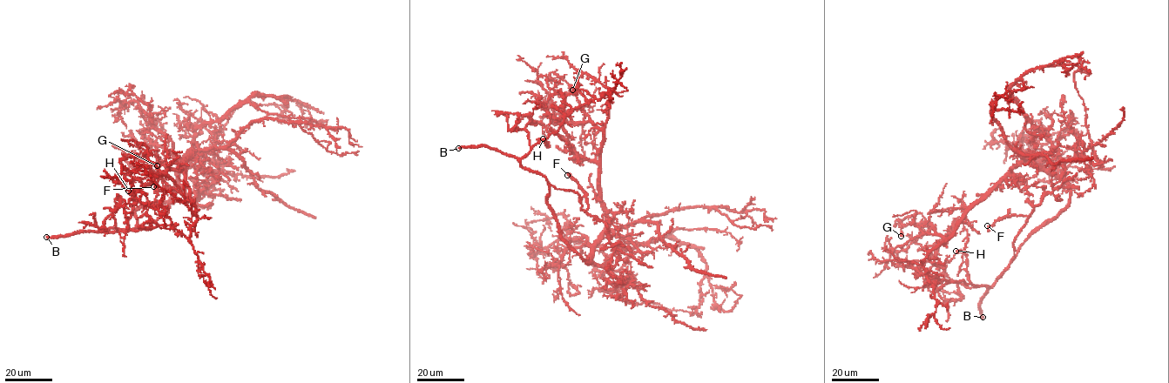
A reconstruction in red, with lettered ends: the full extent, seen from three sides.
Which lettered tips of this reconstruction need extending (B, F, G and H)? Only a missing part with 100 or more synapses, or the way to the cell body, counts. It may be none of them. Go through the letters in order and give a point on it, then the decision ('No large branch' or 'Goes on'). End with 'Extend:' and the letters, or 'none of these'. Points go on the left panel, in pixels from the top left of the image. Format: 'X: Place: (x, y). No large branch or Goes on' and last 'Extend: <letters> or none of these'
B: Place: (46, 237). Goes on
F: Place: (153, 186). No large branch
G: Place: (157, 165). No large branch
H: Place: (128, 191). No large branch
Extend: B

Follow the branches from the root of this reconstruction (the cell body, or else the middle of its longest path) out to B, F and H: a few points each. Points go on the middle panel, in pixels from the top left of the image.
B: (590, 256), (586, 263), (562, 237), (547, 201), (549, 183), (543, 176), (487, 146), (458, 148)
F: (590, 256), (586, 263), (562, 237), (547, 201), (550, 184), (573, 191), (586, 212), (586, 192), (567, 175)
H: (590, 256), (586, 263), (562, 237), (547, 201), (545, 178), (521, 165), (541, 139), (547, 146), (543, 138)

